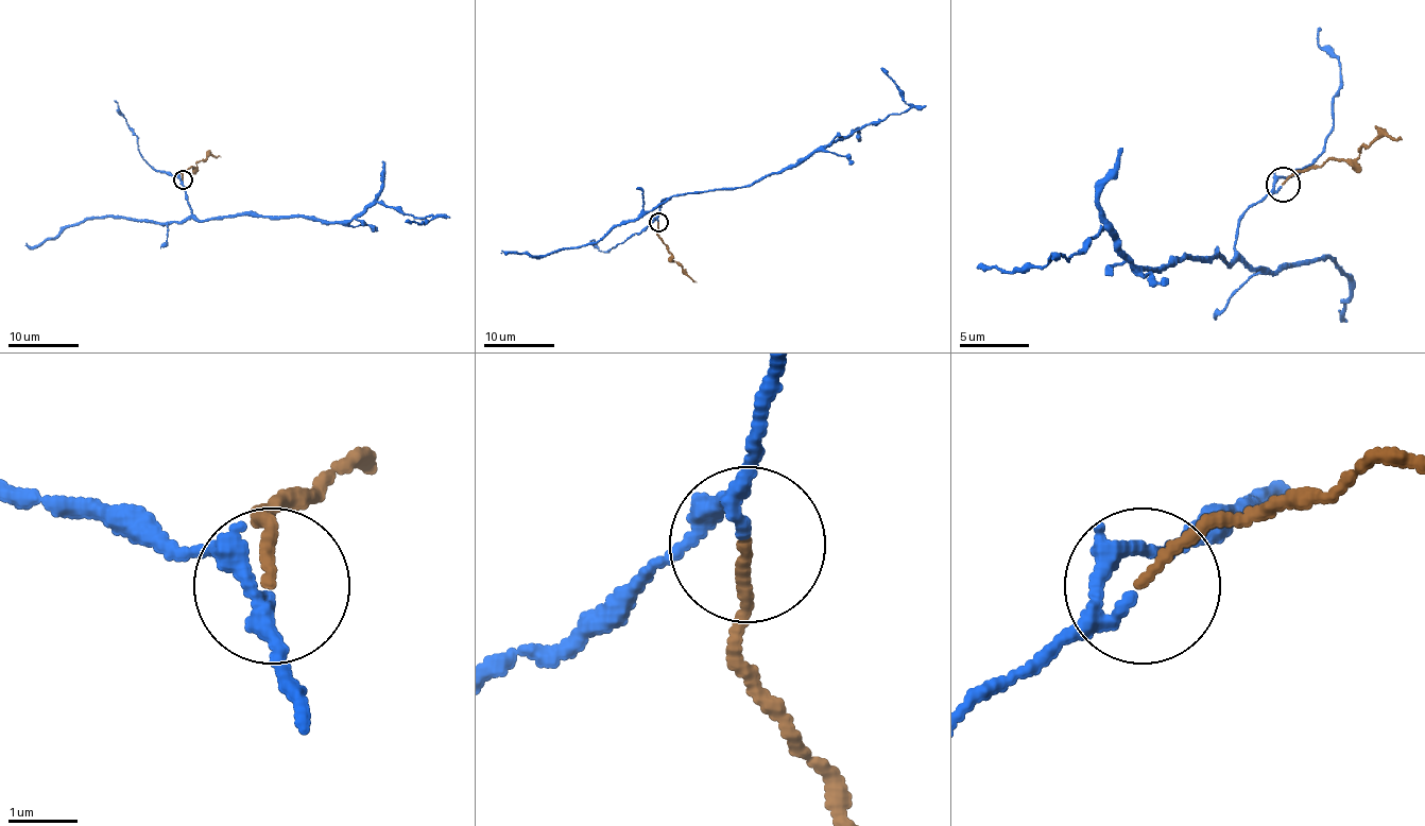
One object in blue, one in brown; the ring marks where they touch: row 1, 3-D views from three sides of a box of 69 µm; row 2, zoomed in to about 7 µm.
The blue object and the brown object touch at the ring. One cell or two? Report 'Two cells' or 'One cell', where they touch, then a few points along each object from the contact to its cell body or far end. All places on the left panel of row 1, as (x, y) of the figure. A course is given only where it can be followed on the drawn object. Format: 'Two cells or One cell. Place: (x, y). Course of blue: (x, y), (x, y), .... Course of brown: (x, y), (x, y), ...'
One cell. Place: (183, 179). Course of blue: (183, 181), (190, 210), (199, 220), (241, 214), (348, 221), (381, 204), (415, 218), (434, 216), (405, 221). Course of brown: (183, 179), (183, 172), (190, 167), (195, 167), (211, 154), (220, 156)

